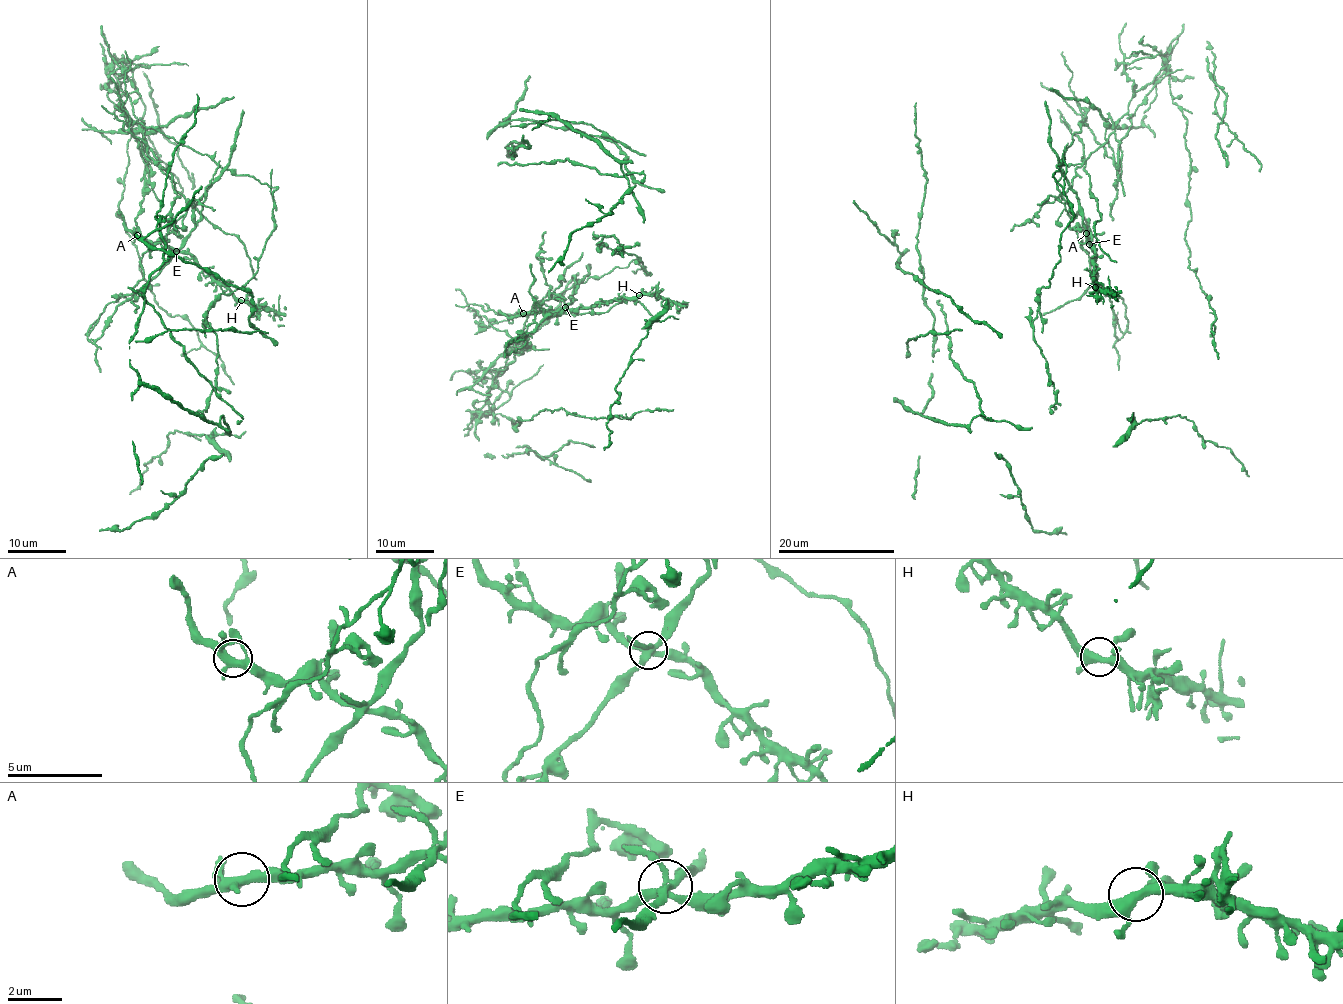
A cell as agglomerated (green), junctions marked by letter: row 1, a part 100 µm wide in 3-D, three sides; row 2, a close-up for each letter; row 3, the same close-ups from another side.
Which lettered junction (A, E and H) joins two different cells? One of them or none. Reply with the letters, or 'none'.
E

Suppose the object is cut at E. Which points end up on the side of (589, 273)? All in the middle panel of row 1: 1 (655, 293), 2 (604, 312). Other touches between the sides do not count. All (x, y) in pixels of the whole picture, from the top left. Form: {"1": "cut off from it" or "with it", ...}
{"1": "cut off from it", "2": "with it"}

